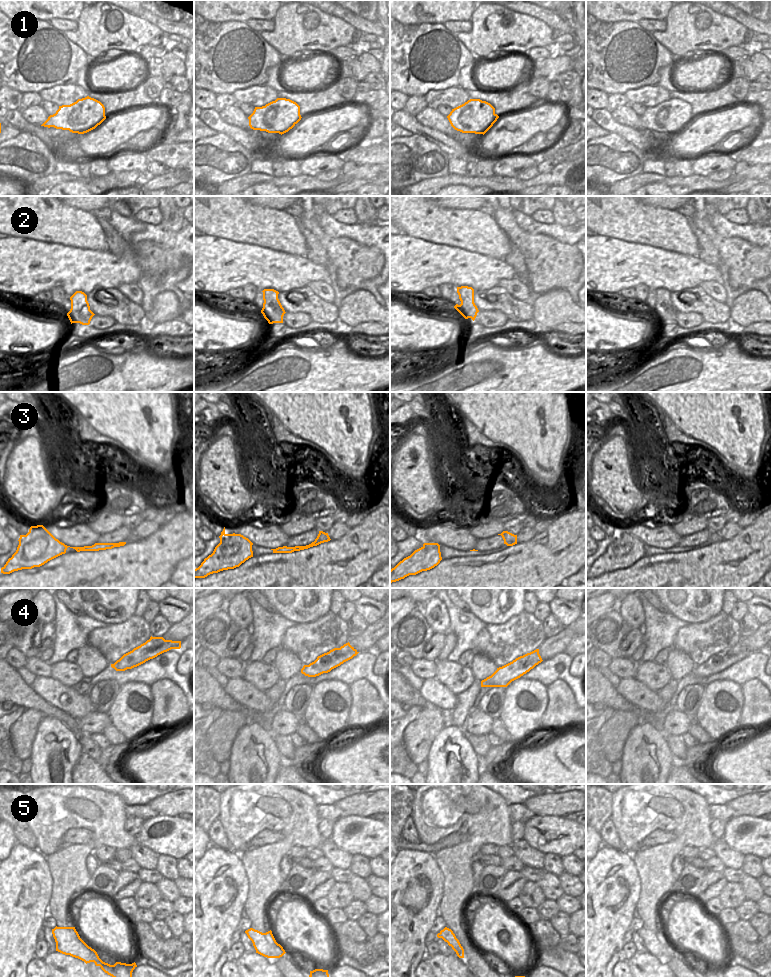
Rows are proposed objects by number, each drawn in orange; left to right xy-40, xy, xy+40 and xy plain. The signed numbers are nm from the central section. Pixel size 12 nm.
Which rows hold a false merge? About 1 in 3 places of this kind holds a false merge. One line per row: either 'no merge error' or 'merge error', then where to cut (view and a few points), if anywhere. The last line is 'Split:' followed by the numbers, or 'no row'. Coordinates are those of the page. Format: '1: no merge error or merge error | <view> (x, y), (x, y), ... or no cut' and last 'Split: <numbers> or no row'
1: no merge error | no cut
2: no merge error | no cut
3: merge error | xy (310, 544), (313, 545)
4: no merge error | no cut
5: no merge error | no cut
Split: 3

